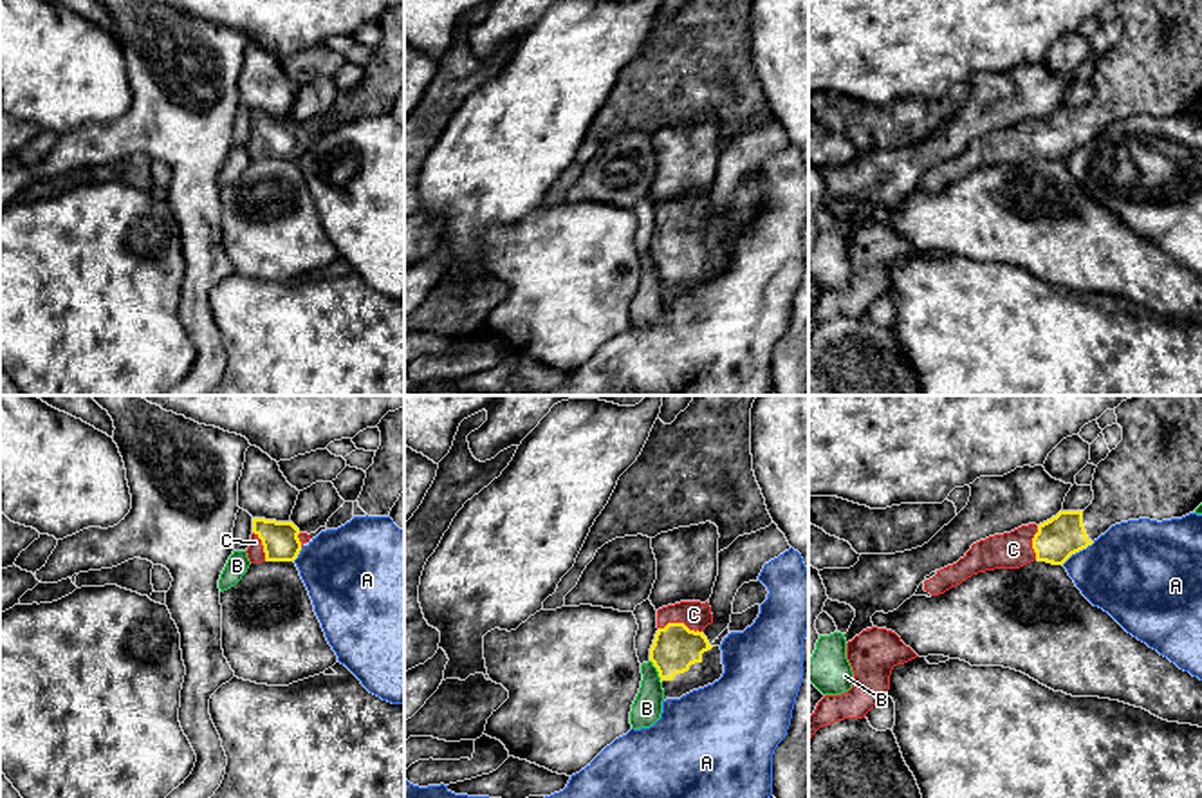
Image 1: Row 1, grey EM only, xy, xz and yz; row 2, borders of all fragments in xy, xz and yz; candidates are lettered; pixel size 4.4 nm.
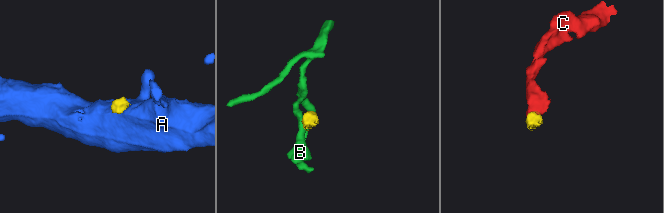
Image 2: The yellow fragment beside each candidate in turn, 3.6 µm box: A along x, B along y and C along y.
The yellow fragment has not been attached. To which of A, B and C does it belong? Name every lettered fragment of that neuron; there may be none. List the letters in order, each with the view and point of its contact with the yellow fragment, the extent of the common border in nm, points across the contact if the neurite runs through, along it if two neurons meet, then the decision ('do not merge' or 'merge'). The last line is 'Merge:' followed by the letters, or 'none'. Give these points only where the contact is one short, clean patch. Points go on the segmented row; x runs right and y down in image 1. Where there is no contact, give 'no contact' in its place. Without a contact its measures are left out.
A: contact yz (1078, 551); length 180 nm; border yz (1094, 542), (1072, 553), (1062, 564); do not merge
B: contact xz (657, 670); length 120 nm; border xz (650, 659), (661, 683); do not merge
C: contact xz (681, 623); length 200 nm; way xz (675, 647), (681, 640), (681, 623), (693, 614); merge
Merge: C

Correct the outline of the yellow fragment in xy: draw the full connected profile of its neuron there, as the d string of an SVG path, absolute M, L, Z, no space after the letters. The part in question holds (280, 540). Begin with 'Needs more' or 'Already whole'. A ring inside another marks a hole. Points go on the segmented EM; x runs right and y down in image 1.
Needs more. M253 518L253 534L247 547L251 563L294 561L310 534L301 533L292 522Z

